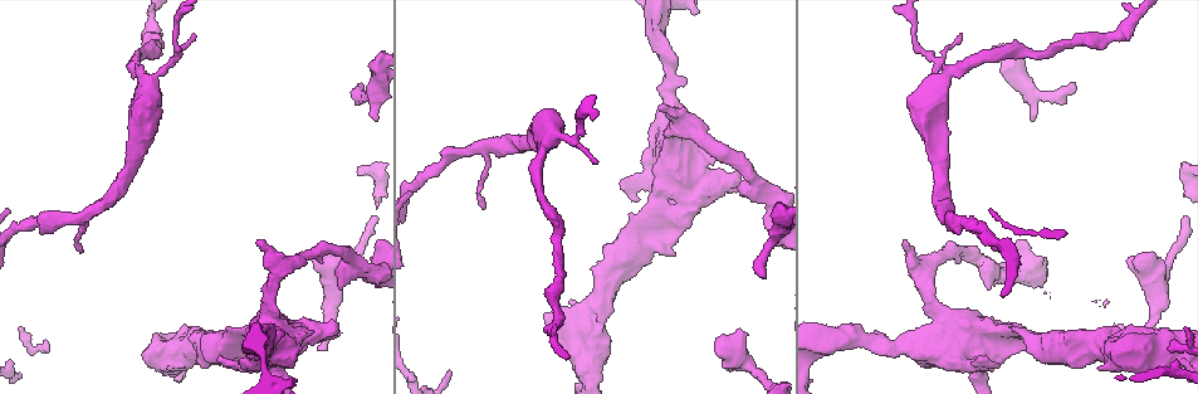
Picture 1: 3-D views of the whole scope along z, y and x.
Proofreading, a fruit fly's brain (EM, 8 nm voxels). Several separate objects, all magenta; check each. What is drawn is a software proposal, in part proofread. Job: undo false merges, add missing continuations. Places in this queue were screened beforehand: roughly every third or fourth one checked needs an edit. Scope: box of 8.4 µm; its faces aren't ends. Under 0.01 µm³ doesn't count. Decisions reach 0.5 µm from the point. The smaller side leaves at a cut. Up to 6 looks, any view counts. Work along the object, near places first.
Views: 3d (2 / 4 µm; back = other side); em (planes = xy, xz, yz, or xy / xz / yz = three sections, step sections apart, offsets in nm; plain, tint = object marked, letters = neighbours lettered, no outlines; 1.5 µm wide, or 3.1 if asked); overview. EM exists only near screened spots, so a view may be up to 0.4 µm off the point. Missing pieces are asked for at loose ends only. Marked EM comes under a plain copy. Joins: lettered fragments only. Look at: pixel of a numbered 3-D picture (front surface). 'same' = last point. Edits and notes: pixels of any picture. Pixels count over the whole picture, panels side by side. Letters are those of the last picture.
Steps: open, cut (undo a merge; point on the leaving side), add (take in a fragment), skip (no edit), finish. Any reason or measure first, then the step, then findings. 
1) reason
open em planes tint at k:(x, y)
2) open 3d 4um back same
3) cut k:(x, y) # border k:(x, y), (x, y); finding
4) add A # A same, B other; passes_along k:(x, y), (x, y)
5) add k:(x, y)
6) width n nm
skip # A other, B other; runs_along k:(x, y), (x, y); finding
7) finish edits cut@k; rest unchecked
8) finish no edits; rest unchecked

branch stops here
open em yz step 8 tint at 1:(764, 277)

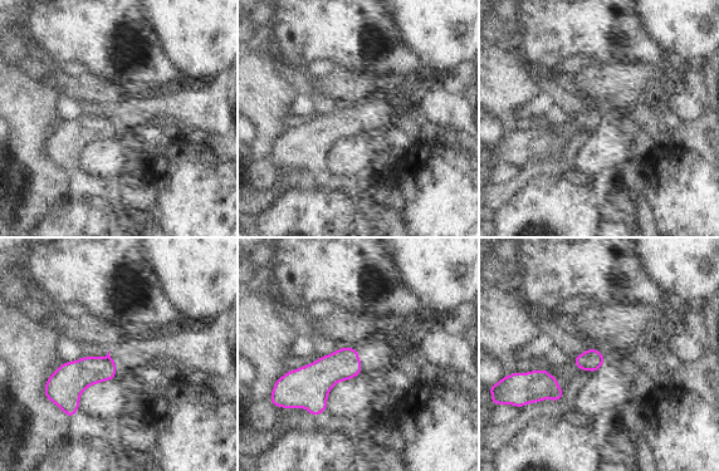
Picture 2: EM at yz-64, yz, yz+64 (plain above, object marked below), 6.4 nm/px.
another direction
open em planes letters same

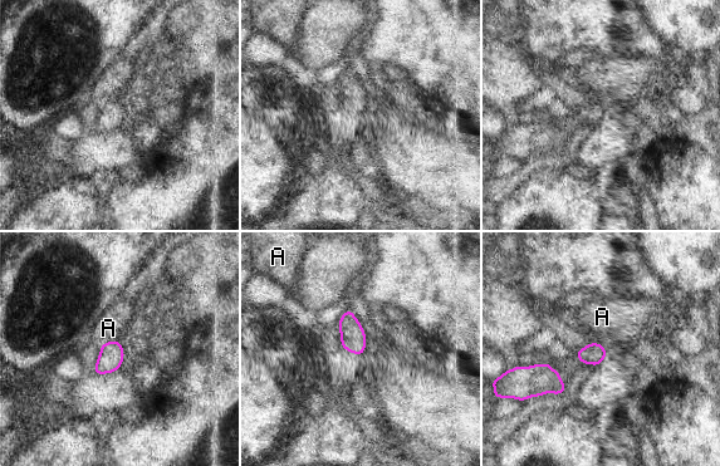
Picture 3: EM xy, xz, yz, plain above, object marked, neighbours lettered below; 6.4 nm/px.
skip # A other; border 3:(118, 338), (104, 342), (101, 346); no lettered fragment goes on from it

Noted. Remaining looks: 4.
free end
open 3d 2um back at 1:(657, 109)

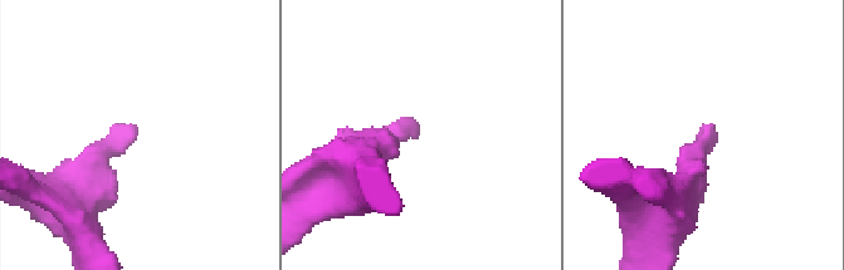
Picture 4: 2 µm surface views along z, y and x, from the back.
shape alone is not enough
open em xz step 8 tint at 4:(417, 130)

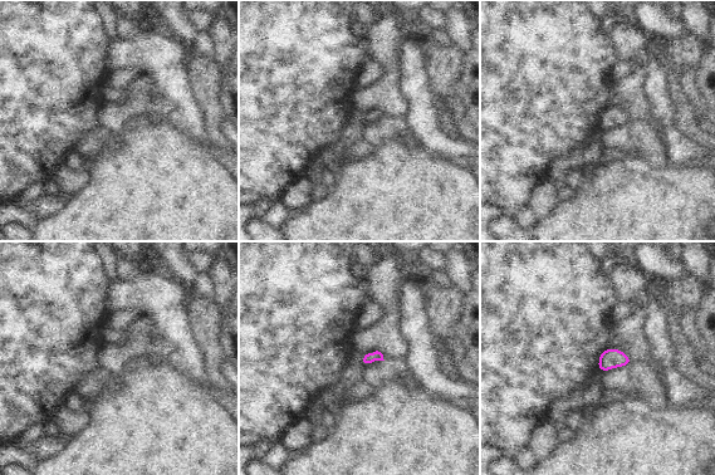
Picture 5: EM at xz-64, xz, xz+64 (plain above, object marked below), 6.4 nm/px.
open em planes letters same

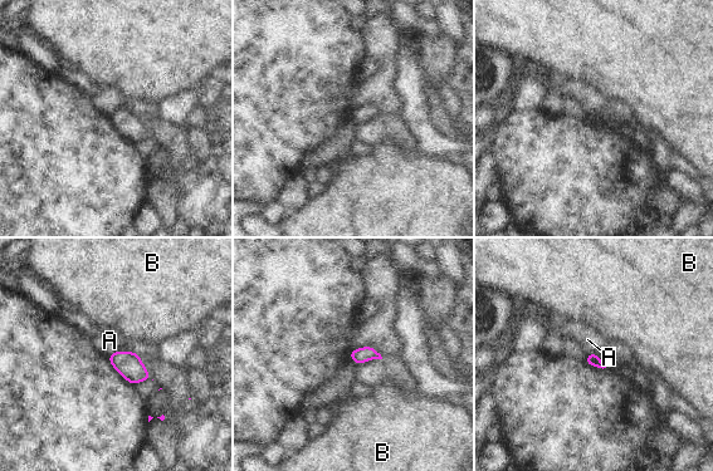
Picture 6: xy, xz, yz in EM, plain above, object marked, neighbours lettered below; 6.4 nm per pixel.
skip # A other, B other; border 6:(120, 349), (108, 354); none of them fits

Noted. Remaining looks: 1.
finish no edits; rest unchecked

